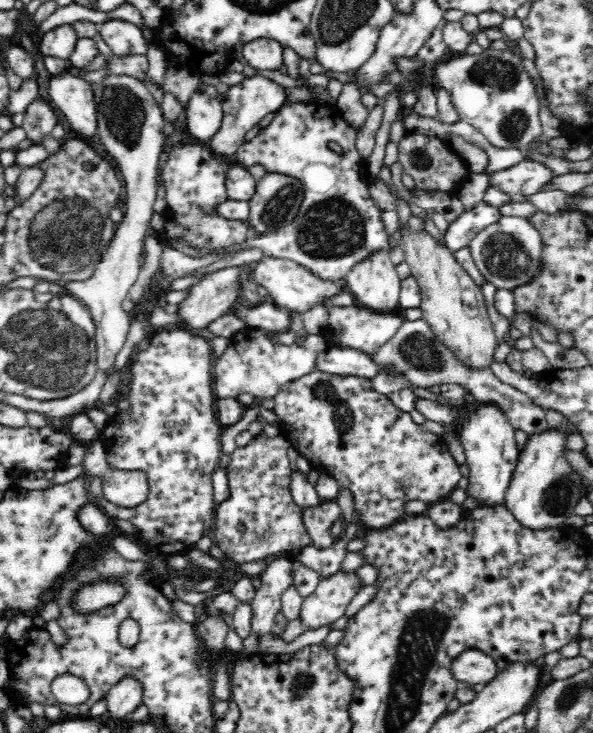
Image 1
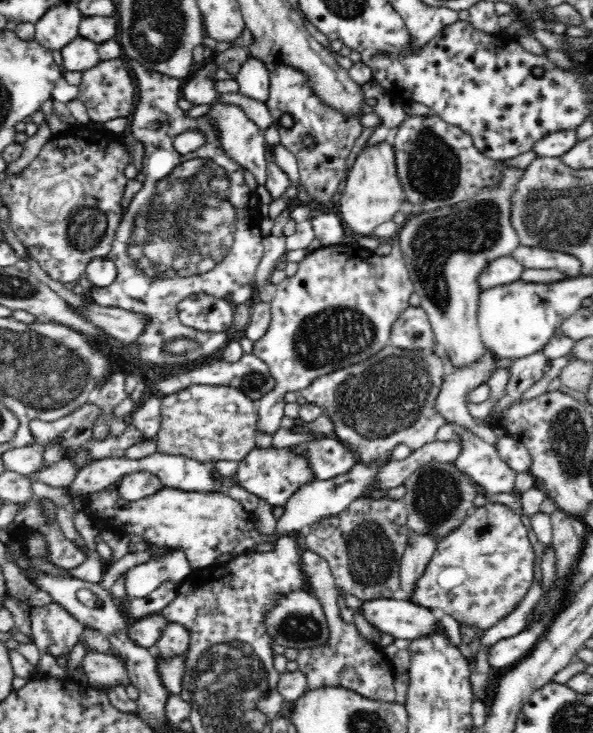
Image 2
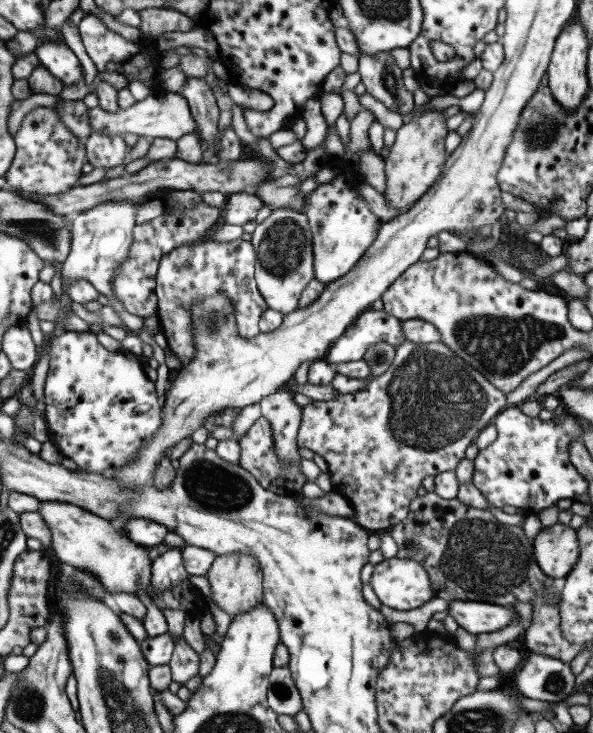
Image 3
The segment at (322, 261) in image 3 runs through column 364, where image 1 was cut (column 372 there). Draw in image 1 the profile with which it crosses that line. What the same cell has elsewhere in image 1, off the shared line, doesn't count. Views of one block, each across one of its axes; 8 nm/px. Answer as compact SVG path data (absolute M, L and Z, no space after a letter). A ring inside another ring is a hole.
M289 102L282 105L274 114L271 123L260 129L258 135L239 149L236 160L238 164L248 168L254 164L261 164L266 172L280 173L300 179L304 189L304 200L300 205L296 218L290 224L276 230L276 232L263 233L259 237L252 237L244 240L241 244L232 244L232 246L224 246L224 248L216 248L216 250L197 250L191 248L189 244L185 244L183 234L185 233L177 222L173 222L171 218L165 218L163 228L160 234L168 235L172 242L168 242L169 246L182 252L182 254L200 258L214 253L224 251L226 256L246 250L249 248L260 248L264 255L292 260L302 267L316 273L321 280L345 280L345 276L351 271L351 268L364 260L364 257L372 254L382 248L389 252L391 249L388 244L388 233L384 223L381 221L381 212L375 202L370 198L368 182L360 180L360 154L356 149L357 130L348 124L345 118L342 118L342 111L338 106L328 106L328 118L324 107L318 108L316 102L306 104L304 102ZM329 142L336 142L343 148L343 154L336 154L334 150L328 147Z

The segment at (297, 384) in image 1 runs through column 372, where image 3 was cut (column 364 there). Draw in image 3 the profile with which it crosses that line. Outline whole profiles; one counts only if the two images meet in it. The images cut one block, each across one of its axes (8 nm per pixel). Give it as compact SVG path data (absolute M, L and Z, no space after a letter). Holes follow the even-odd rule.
M404 341L404 344L396 346L396 354L390 368L381 374L375 376L360 392L354 394L343 394L334 400L313 401L306 405L302 411L302 422L297 434L297 445L299 447L309 448L312 452L324 457L327 464L327 473L332 481L333 492L345 497L352 504L354 509L354 521L364 529L374 532L386 532L396 524L406 519L412 500L417 498L419 487L423 486L422 481L428 477L436 477L441 472L454 471L458 463L465 457L468 445L474 441L478 434L492 420L503 411L506 404L503 401L503 394L499 388L496 388L481 372L478 372L472 365L460 358L447 344L442 341L428 344L414 344Z

